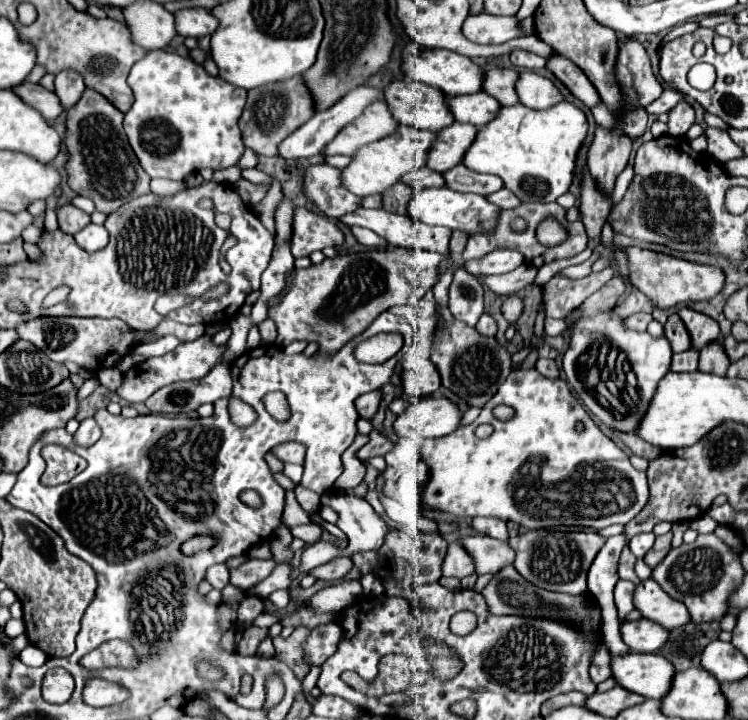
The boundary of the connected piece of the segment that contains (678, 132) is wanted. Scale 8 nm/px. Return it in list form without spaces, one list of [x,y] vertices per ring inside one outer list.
[[[684,101],[684,103],[678,103],[668,115],[670,115],[668,133],[674,137],[684,137],[690,125],[694,123],[694,107],[688,101]]]

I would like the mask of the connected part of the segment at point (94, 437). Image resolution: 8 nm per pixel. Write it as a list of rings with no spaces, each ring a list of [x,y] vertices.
[[[84,419],[78,427],[78,431],[74,433],[74,441],[82,447],[90,447],[92,443],[96,443],[100,439],[100,427],[94,419]]]

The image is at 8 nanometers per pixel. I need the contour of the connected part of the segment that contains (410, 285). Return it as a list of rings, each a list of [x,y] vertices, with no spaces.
[[[388,247],[382,251],[336,255],[334,259],[324,259],[320,265],[310,265],[308,269],[294,269],[290,285],[278,297],[278,303],[268,309],[268,317],[278,327],[274,343],[318,343],[320,355],[334,355],[386,309],[407,303],[417,305],[426,291],[436,285],[438,263],[442,259],[444,255],[440,253]]]

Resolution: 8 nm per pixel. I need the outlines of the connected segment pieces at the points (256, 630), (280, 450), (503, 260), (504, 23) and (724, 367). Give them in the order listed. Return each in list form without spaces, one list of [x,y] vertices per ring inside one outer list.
[[[246,627],[244,633],[242,633],[242,639],[238,643],[238,653],[240,655],[254,655],[258,651],[258,645],[262,639],[266,639],[268,635],[268,629],[262,629],[262,627]]]
[[[282,443],[270,451],[274,457],[278,457],[282,463],[304,463],[306,447],[302,443]]]
[[[502,249],[502,251],[488,253],[482,259],[466,261],[462,267],[466,267],[466,271],[470,271],[470,275],[502,275],[502,273],[514,271],[522,263],[524,263],[524,259],[518,251]]]
[[[488,13],[470,15],[462,27],[464,35],[480,45],[498,45],[520,37],[516,17],[494,17]]]
[[[716,339],[714,343],[708,343],[700,351],[700,371],[704,373],[714,373],[714,375],[724,375],[728,371],[730,359],[722,347],[722,341]]]

